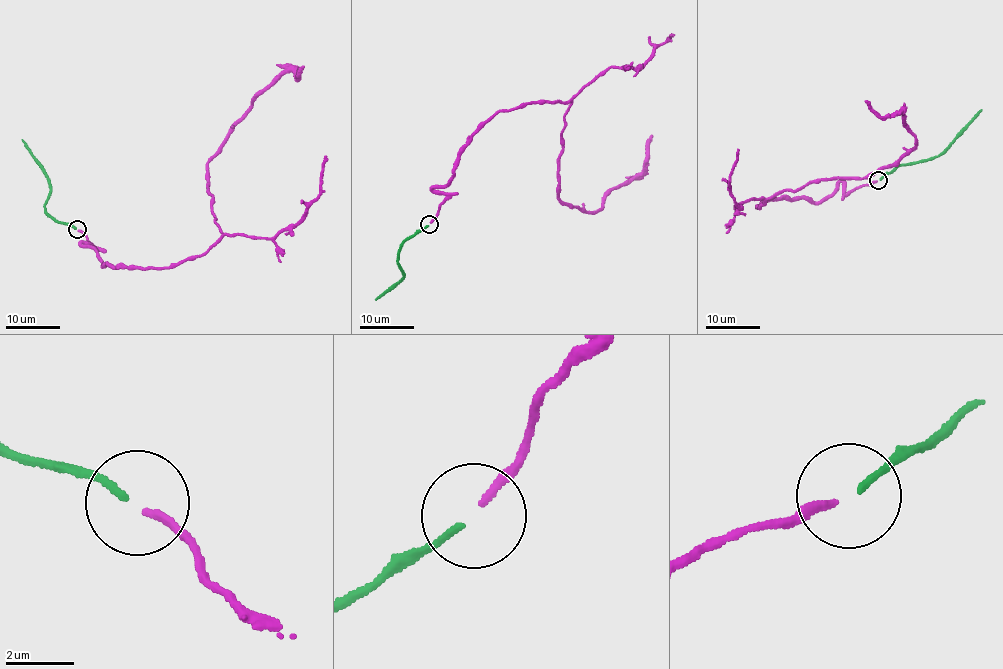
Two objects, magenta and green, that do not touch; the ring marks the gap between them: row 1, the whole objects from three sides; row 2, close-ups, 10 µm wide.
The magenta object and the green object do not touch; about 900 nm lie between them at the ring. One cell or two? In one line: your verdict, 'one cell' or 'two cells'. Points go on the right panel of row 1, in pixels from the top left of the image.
one cell

